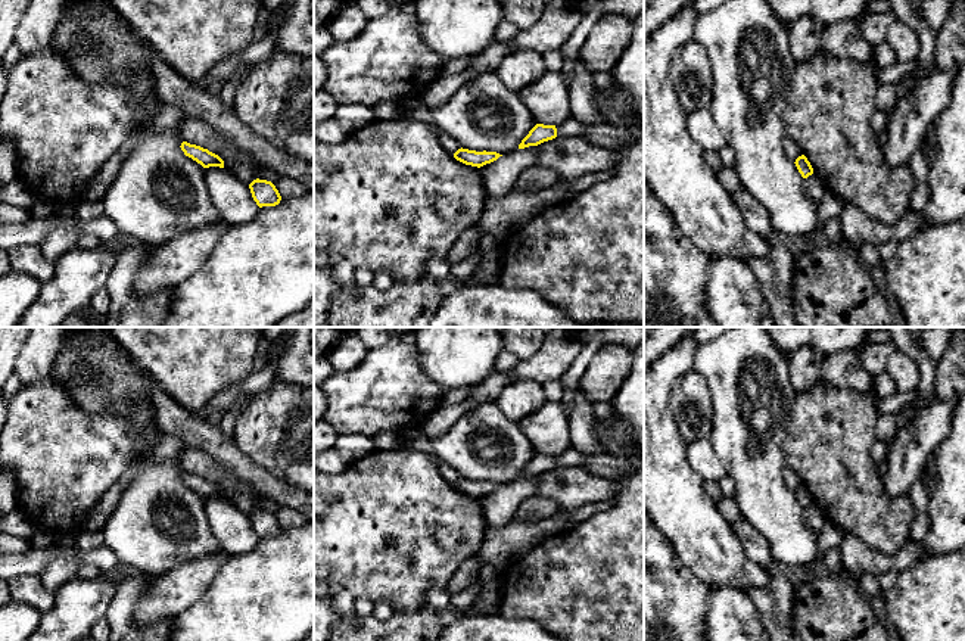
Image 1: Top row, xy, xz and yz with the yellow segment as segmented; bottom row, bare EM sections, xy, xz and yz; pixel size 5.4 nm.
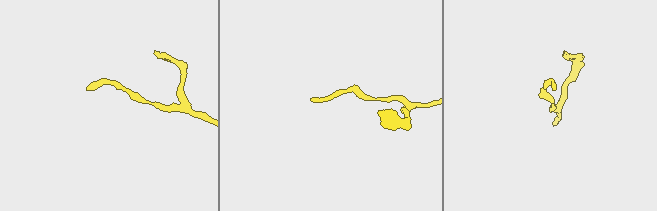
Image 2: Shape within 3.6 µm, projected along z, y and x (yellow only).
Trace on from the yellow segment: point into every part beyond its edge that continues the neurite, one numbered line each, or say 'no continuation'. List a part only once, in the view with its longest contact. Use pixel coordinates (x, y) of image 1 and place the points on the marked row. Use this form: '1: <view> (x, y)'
no continuation

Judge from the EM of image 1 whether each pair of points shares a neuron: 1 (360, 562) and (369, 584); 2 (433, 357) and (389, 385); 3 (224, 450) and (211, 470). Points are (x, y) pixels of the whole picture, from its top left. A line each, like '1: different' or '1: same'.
1: same
2: different
3: different

